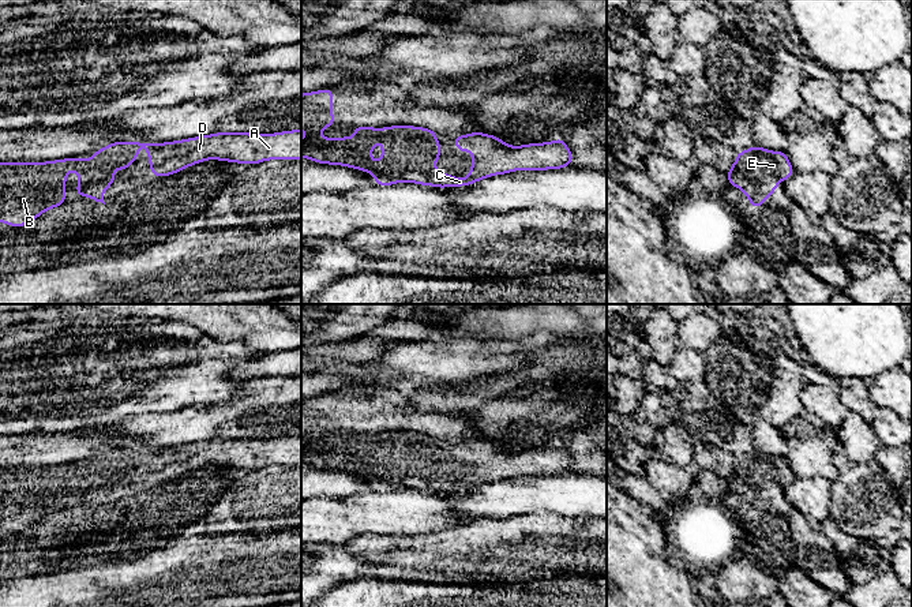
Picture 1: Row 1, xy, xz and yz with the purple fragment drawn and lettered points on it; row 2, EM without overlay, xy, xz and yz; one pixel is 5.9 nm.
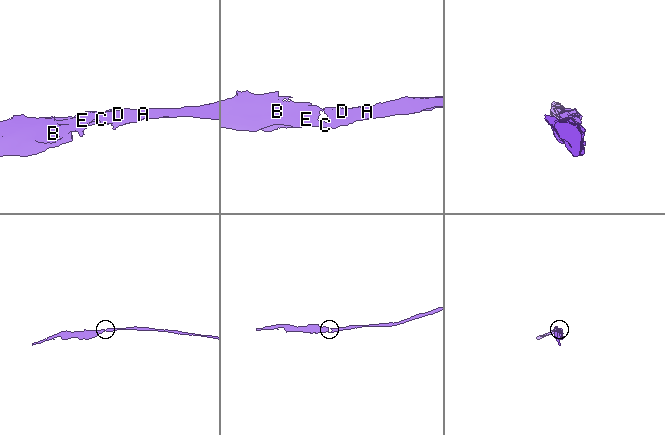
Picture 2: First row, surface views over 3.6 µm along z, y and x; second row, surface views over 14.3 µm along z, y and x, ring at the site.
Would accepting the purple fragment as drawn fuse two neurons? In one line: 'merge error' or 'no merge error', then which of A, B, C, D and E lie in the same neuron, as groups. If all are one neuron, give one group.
no merge error; A B C D E

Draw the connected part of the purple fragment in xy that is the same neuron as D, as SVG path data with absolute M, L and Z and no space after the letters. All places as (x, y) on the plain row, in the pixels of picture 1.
M292 435L284 438L274 438L267 441L248 439L248 438L215 438L211 441L202 441L188 443L183 446L153 449L153 447L113 447L104 451L101 456L90 458L93 465L79 465L78 462L55 465L46 468L0 468L0 528L5 528L10 532L20 533L26 532L30 527L40 522L44 517L59 513L65 509L65 480L76 476L80 487L76 490L78 502L89 502L95 507L104 507L104 497L106 492L115 490L115 473L128 477L128 471L136 468L138 453L143 451L149 457L150 477L154 483L164 483L174 480L187 472L192 472L206 465L219 465L228 468L256 471L267 465L301 465L301 435Z

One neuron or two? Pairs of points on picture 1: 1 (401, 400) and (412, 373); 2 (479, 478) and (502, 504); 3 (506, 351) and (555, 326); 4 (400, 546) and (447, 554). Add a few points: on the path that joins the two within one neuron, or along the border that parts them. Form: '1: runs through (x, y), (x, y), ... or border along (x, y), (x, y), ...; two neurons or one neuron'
1: border along (374, 388), (406, 392); two neurons
2: border along (515, 476), (490, 480), (470, 490), (453, 493); two neurons
3: border along (488, 337), (513, 343), (539, 343); two neurons
4: runs through (412, 551), (435, 551); one neuron

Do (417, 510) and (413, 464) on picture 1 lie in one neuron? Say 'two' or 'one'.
two

